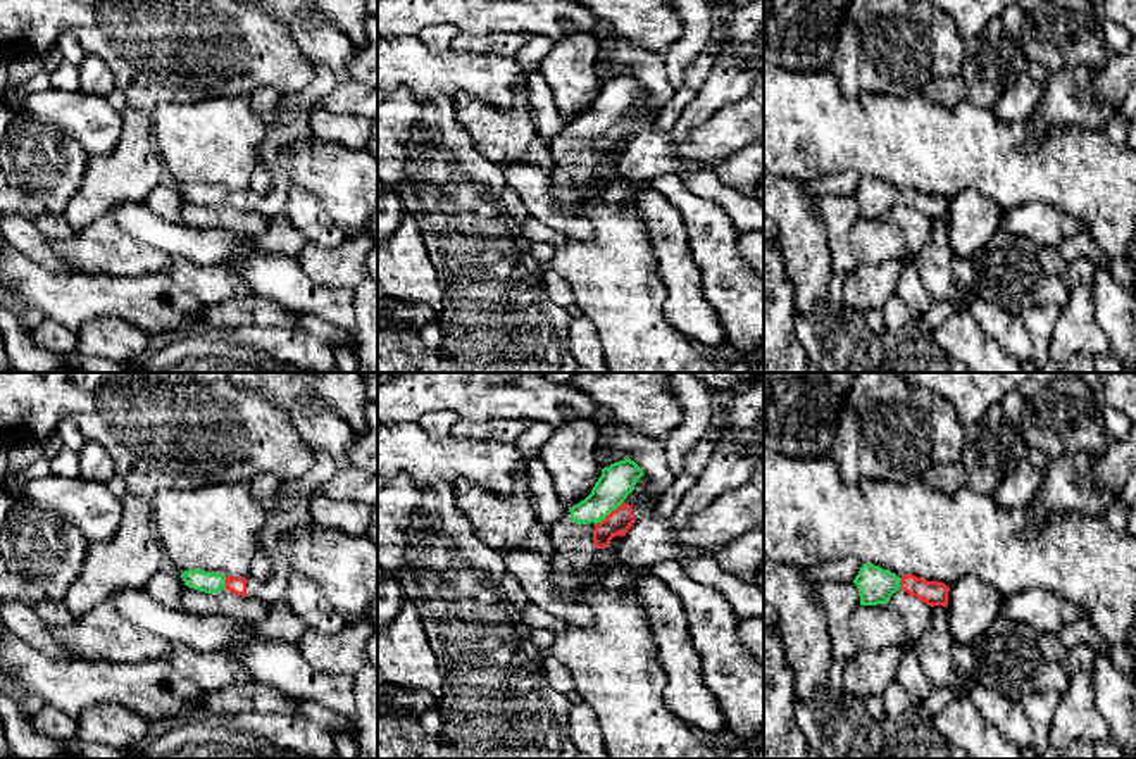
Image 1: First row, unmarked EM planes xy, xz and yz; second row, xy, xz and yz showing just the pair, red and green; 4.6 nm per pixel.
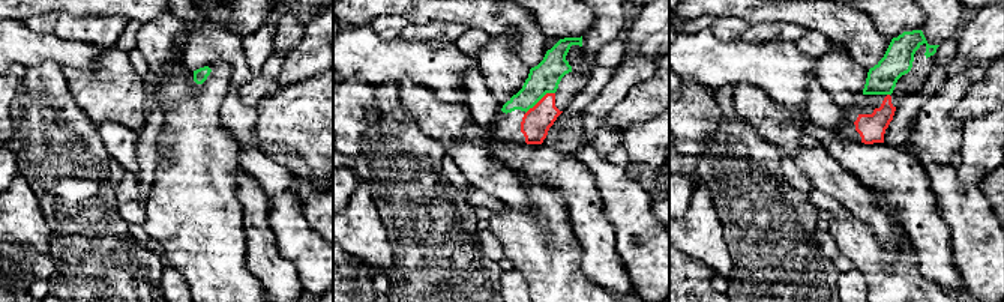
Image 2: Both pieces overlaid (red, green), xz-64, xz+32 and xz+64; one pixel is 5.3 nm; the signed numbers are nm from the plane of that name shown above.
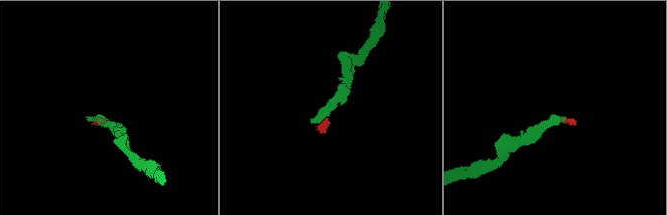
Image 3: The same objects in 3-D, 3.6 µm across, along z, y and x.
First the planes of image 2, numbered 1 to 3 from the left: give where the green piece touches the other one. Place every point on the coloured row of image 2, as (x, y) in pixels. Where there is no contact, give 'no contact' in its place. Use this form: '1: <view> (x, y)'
1: no contact
2: xz+32 (541, 99)
3: no contact

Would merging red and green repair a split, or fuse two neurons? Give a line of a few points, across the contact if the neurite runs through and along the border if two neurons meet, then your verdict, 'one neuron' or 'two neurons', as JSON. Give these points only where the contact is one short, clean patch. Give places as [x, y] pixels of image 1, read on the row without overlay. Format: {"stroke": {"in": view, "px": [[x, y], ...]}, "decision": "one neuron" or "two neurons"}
{"stroke": {"in": "xz", "px": [[617, 135], [611, 126], [611, 102], [617, 94]]}, "decision": "one neuron"}

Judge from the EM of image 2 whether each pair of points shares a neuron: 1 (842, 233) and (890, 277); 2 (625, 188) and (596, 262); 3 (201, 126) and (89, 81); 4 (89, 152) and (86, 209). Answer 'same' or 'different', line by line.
1: same
2: different
3: different
4: same

